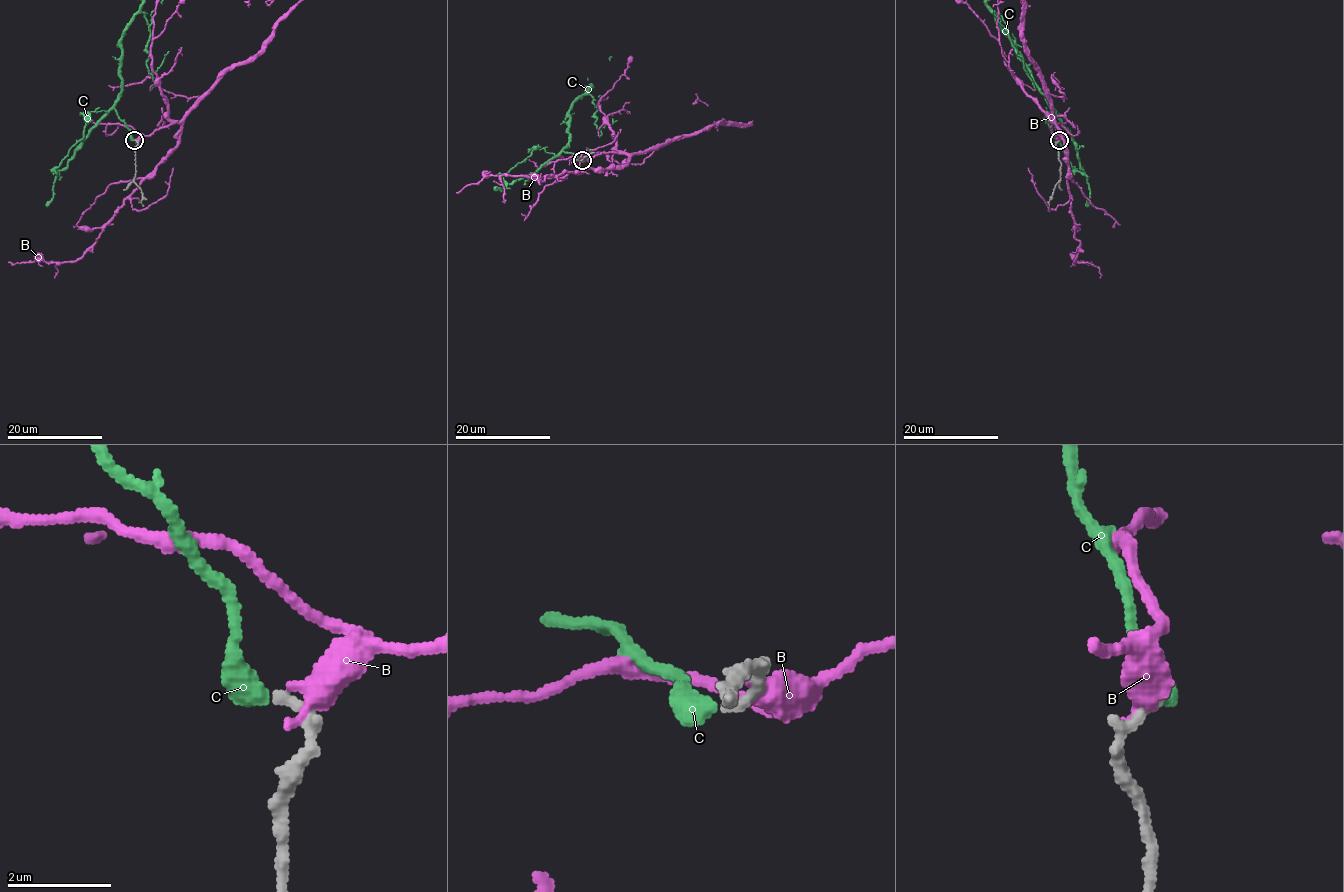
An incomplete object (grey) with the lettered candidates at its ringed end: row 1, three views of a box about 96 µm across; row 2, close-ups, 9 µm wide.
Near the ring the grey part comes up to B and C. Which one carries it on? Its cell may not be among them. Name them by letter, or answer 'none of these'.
C

